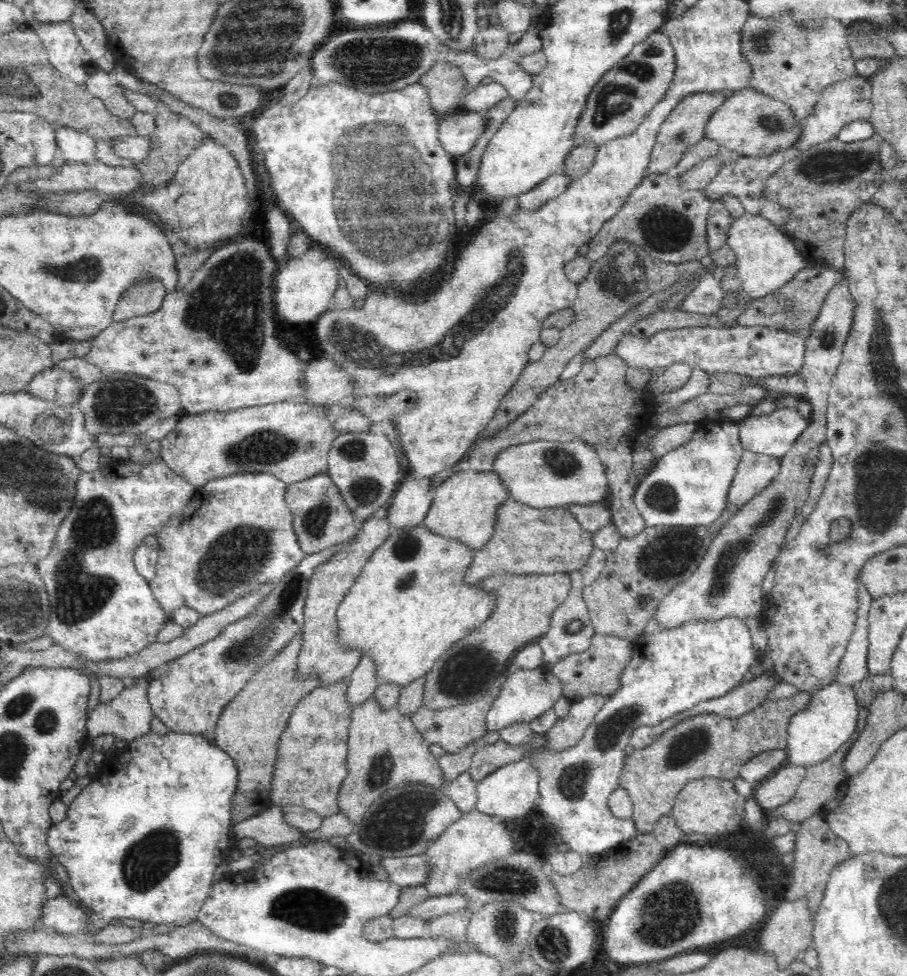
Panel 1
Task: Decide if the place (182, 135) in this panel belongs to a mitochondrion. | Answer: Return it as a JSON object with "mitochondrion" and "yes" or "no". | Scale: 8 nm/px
{"mitochondrion":"no"}

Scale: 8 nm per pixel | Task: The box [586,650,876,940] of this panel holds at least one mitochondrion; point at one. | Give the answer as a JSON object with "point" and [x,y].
{"point":[607,734]}

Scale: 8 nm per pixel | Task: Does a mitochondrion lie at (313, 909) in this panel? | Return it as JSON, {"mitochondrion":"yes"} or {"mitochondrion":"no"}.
{"mitochondrion":"yes"}

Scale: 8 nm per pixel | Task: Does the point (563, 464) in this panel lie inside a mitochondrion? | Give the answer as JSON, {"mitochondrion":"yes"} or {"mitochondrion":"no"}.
{"mitochondrion":"yes"}

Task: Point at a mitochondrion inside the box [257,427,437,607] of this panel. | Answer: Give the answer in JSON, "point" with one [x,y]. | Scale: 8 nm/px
{"point":[407,546]}

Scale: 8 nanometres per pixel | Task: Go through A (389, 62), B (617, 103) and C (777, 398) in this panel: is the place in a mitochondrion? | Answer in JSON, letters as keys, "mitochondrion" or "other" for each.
{"A":"mitochondrion","B":"mitochondrion","C":"other"}

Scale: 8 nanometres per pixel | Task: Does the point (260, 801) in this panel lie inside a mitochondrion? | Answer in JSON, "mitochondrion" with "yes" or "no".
{"mitochondrion":"no"}

